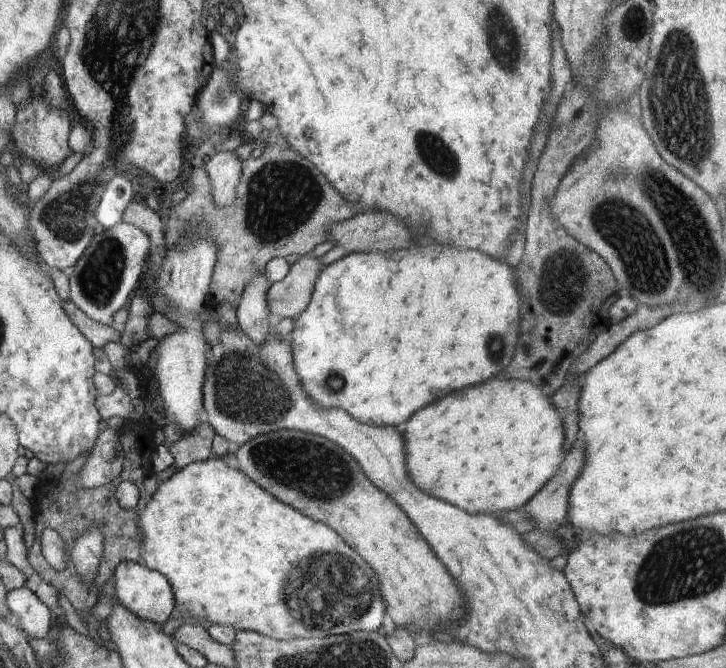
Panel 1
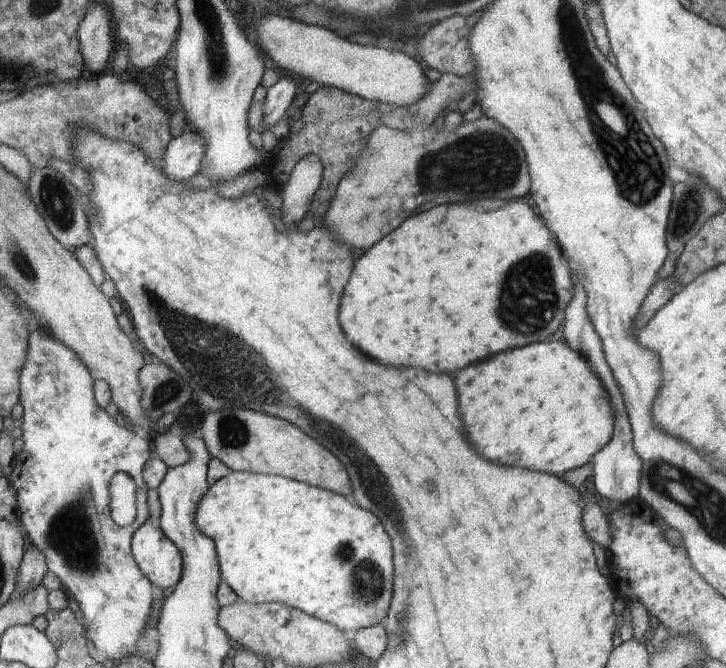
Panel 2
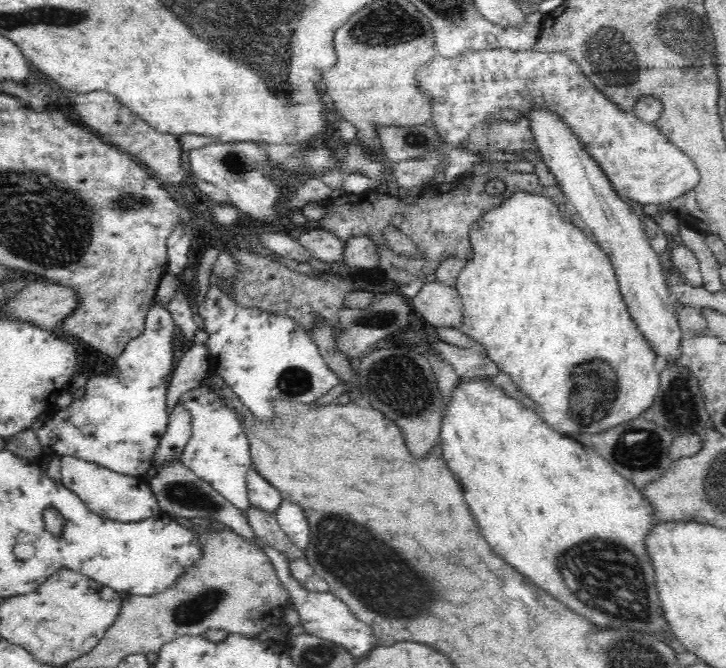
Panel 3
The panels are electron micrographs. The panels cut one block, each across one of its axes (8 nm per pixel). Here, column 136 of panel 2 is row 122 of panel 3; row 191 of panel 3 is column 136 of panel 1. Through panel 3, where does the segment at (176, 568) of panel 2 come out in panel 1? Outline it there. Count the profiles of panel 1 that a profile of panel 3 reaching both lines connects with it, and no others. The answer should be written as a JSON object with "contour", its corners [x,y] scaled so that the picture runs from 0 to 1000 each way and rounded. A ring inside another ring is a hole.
{"contour":[[[167,841],[157,852],[156,870],[165,904],[174,907],[190,925],[205,928],[222,937],[231,928],[236,919],[242,918],[237,879],[234,871],[231,871],[231,865],[226,865],[220,856],[207,853],[202,847],[193,843]]]}

